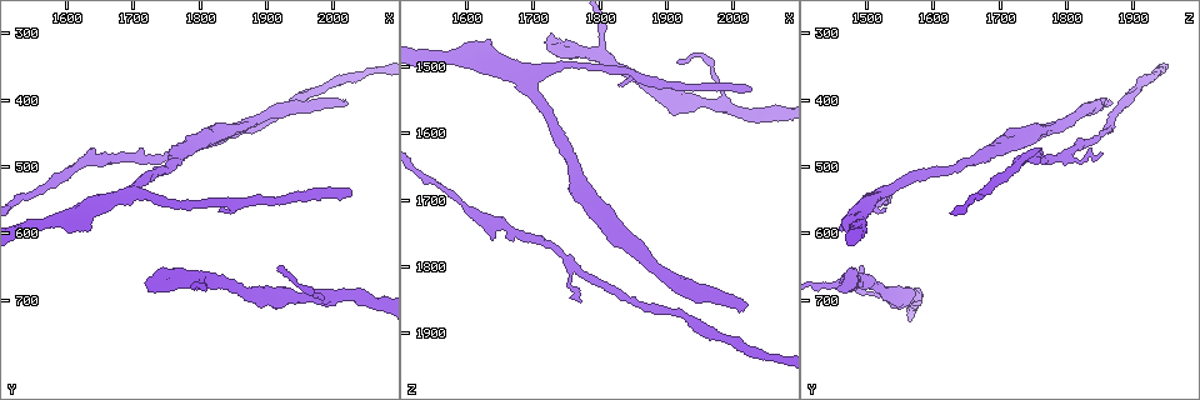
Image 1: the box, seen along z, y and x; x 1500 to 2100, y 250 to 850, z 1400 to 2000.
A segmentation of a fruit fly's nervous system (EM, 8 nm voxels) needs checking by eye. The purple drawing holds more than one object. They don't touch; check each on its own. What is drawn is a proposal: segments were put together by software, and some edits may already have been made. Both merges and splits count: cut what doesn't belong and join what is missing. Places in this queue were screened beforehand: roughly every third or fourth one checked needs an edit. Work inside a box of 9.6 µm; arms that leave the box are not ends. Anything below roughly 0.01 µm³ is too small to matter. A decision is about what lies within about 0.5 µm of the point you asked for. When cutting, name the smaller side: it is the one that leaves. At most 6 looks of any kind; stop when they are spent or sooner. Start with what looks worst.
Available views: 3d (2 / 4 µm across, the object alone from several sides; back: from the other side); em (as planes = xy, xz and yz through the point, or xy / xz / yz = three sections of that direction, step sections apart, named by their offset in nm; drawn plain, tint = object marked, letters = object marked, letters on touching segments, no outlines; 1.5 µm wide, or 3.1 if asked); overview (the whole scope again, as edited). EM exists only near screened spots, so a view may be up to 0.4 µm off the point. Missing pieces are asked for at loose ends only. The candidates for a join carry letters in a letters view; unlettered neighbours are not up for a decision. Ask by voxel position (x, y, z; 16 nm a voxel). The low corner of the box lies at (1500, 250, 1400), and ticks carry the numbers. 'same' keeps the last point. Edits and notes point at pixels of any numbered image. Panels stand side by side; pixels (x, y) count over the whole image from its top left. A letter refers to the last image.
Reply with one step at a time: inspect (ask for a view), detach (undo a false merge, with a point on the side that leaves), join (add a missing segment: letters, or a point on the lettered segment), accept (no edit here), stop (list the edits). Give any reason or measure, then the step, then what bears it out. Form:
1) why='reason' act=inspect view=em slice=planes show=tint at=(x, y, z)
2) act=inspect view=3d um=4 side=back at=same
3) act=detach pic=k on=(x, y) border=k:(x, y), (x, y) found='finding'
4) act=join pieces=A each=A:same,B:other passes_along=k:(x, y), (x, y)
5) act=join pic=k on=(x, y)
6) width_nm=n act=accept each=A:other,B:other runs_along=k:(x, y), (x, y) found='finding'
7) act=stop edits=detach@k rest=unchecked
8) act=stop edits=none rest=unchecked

why='long arm stops here' act=inspect view=em slice=planes show=letters at=(2030, 540, 1535)

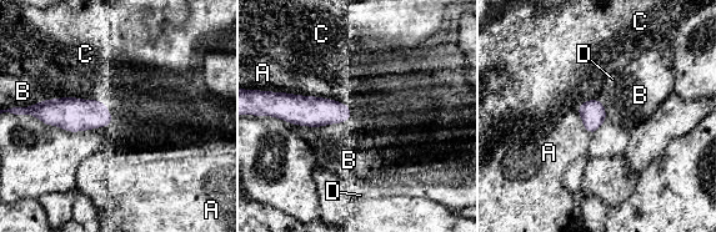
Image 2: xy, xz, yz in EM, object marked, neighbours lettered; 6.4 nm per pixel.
act=accept each=A:other,B:other,C:other,D:other border=2:(66, 96), (76, 97) found='no lettered segment goes on from it'

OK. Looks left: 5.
act=inspect view=em slice=xz step=8 show=letters at=(2020, 405, 1865)

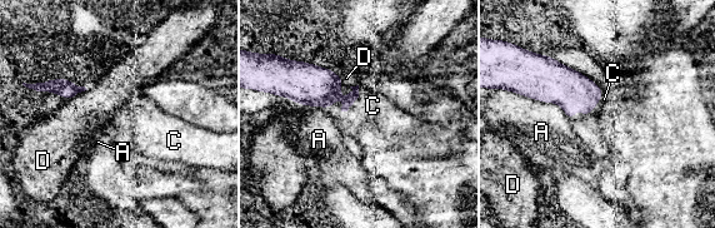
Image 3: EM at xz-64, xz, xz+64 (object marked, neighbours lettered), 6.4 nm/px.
act=inspect view=em slice=planes show=letters at=same

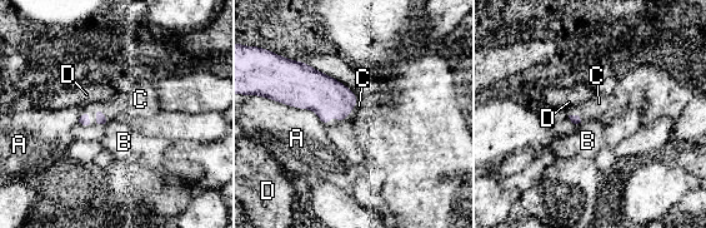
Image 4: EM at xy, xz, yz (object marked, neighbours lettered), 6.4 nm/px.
act=join pieces=C each=A:other,B:other,C:same,D:other passes_along=4:(325, 95), (349, 113), (359, 105) found='it goes on there'

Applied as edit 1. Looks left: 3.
why='see it whole again' act=inspect view=overview

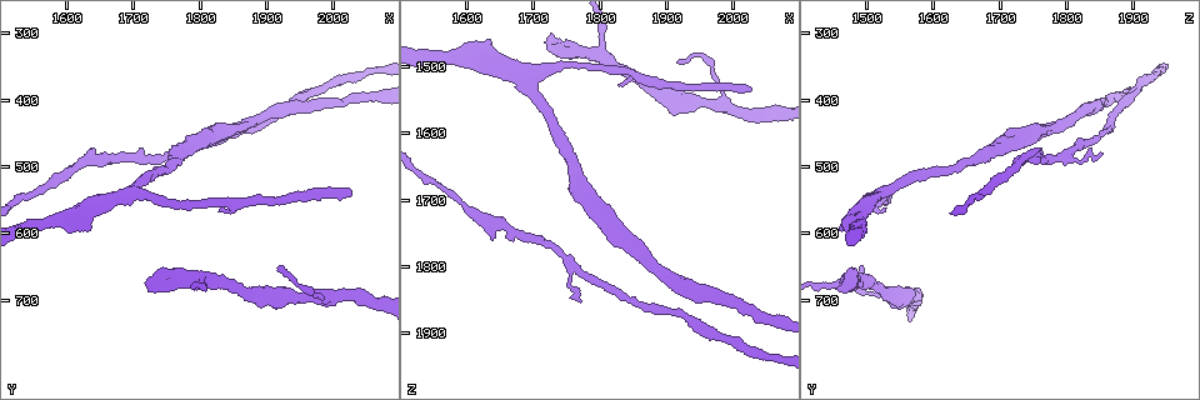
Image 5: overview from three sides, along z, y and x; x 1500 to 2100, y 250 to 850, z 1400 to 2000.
why='free end' act=inspect view=em slice=xz step=4 show=letters at=(1725, 680, 1450)

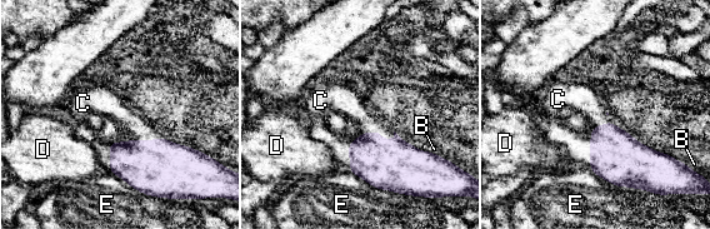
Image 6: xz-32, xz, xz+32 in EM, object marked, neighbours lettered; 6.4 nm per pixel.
act=join pieces=C each=B:other,C:same,D:other,E:other found='it goes on there'

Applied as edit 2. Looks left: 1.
act=stop edits=join@4,join@6 rest=unchecked

